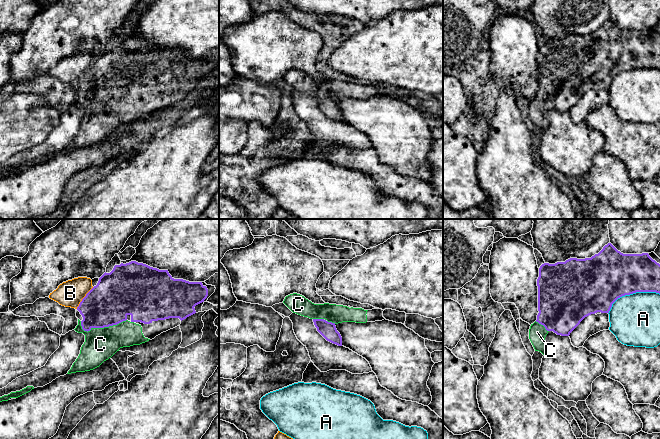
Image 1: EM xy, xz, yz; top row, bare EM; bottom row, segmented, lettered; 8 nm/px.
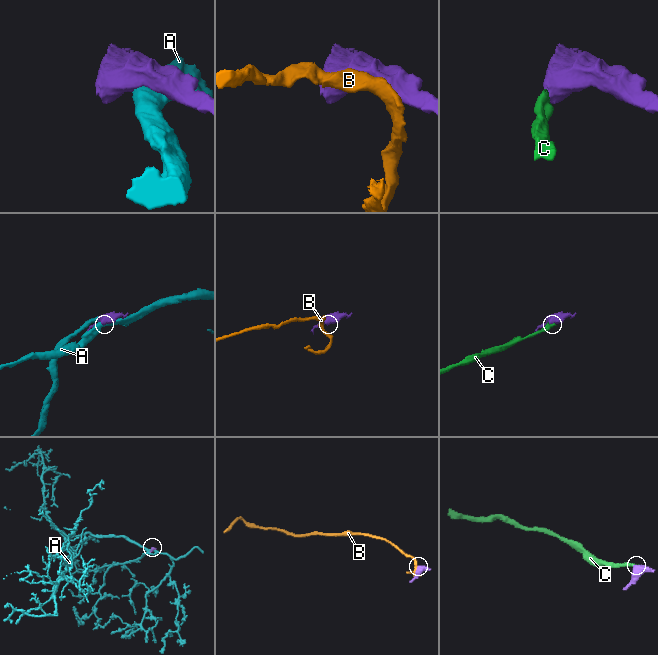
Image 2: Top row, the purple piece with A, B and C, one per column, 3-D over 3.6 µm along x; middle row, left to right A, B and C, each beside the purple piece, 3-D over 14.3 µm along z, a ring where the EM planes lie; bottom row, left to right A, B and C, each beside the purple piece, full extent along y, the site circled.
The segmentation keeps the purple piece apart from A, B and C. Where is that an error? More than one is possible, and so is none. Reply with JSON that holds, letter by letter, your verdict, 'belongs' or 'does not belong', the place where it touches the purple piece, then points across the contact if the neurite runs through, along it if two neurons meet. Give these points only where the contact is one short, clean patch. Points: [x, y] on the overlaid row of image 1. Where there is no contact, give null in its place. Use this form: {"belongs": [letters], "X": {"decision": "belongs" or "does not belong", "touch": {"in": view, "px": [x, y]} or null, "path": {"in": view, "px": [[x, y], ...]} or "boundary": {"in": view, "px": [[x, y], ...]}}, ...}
{"belongs": ["C"], "A": {"decision": "does not belong", "touch": {"in": "yz", "px": [631, 293]}}, "B": {"decision": "does not belong", "touch": {"in": "xy", "px": [83, 298]}}, "C": {"decision": "belongs", "touch": {"in": "xy", "px": [102, 327]}, "path": {"in": "xy", "px": [[108, 303], [104, 310], [102, 327], [102, 341], [100, 344]]}}}

